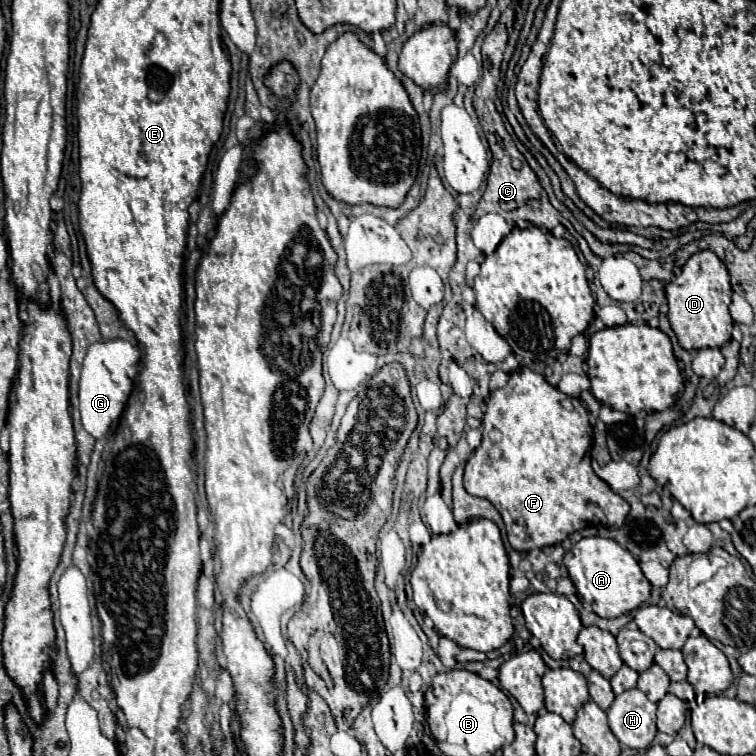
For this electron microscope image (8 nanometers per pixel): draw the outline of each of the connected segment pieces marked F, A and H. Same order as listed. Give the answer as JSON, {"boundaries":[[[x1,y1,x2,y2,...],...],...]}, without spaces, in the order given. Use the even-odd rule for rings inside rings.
{"boundaries":[[[520,367,518,371,510,373,510,379,504,387,490,393,482,427,482,445,466,463,464,487,470,495,484,497,498,509,506,525,508,541,516,551,558,545,570,533,590,523,600,523,614,529,622,527,626,515,630,513,630,505,592,471,592,427,588,423,588,409,580,399,562,393,558,387,552,387,540,373,530,371,528,367],[492,429,500,431,500,441,492,441]],[[584,537,566,555,564,567,576,587,578,597,600,617,620,617,638,609,650,599,650,581,644,577,638,561,612,539]],[[628,689,616,695,610,705,608,723,616,739,636,751,646,749,656,735,656,703,638,689]]]}

